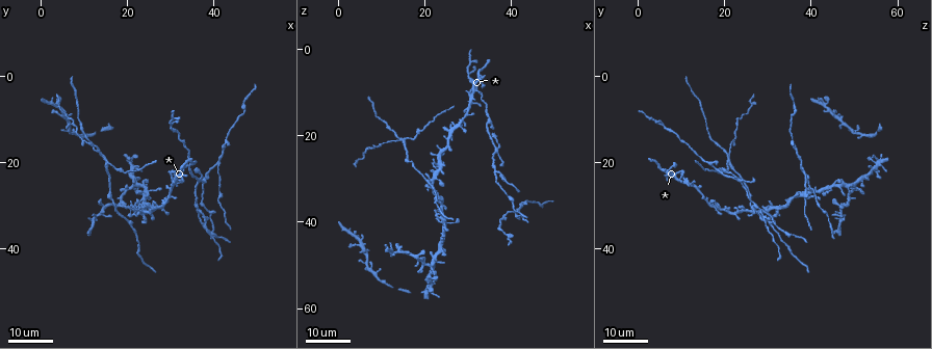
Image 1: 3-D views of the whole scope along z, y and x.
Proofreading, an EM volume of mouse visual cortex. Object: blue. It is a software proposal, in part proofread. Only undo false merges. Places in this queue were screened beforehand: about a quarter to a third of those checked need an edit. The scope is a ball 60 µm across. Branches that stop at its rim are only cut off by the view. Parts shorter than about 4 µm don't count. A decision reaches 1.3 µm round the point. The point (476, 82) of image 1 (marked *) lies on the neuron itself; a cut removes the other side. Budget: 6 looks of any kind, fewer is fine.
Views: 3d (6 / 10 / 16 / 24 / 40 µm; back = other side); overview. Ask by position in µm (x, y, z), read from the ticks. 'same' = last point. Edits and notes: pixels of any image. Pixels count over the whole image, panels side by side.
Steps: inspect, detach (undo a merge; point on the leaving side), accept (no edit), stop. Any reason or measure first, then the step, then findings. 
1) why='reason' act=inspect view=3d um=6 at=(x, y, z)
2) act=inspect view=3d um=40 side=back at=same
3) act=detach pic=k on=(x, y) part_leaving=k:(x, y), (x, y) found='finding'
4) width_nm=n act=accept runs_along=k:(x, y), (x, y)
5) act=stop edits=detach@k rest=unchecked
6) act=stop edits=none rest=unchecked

why='three arms meet' act=inspect view=3d um=24 at=(15.0, 20.0, 20.5)

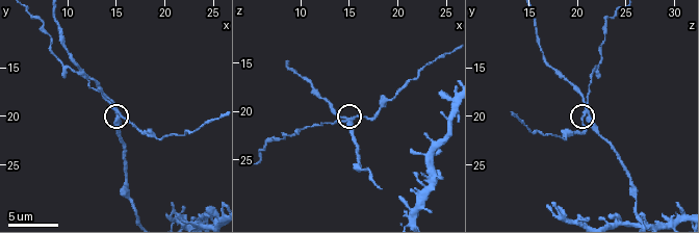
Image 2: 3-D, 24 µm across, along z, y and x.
act=inspect view=3d um=10 at=(15.4, 19.8, 20.6)

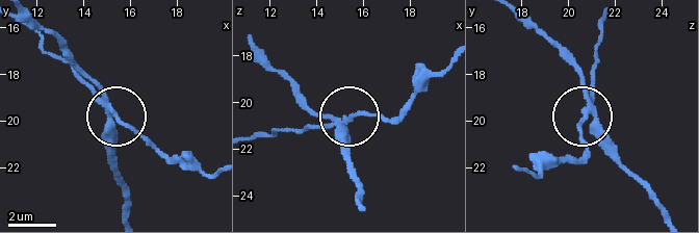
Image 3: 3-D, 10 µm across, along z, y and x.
act=detach pic=3 on=(134, 127) part_leaving=3:(588, 103), (604, 18) found='two neurons meet here'

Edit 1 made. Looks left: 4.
act=inspect view=overview

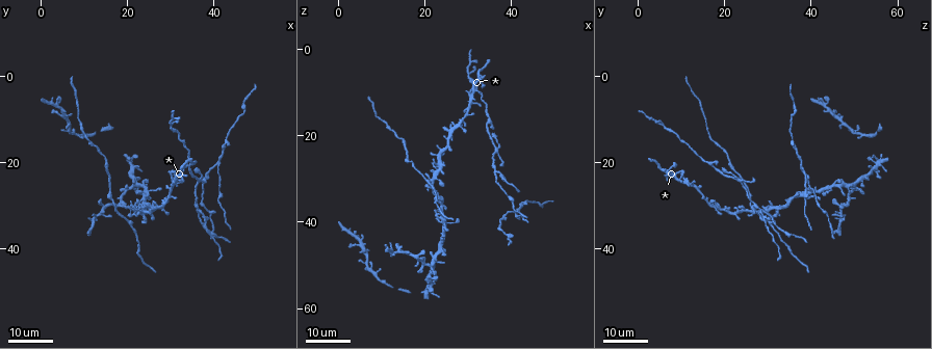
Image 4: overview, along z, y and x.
why='side arm on a straight run' act=inspect view=3d um=16 at=(41.0, 20.5, 38.0)

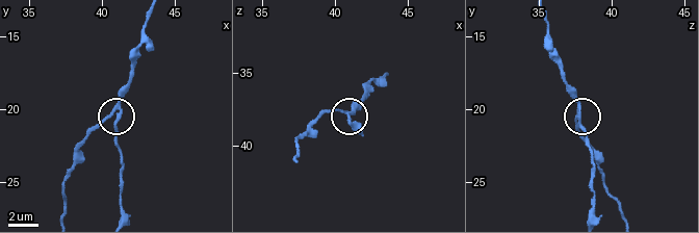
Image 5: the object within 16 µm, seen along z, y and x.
act=inspect view=3d um=6 at=(40.4, 20.6, 37.6)

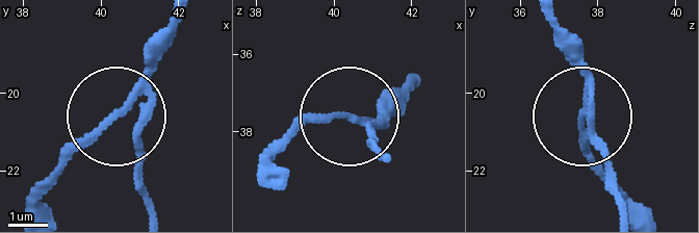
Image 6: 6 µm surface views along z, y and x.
width_nm=160 act=detach pic=6 on=(135, 149) part_leaving=6:(148, 89), (137, 146), (148, 215) found='two neurons meet here'

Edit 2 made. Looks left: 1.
act=stop edits=detach@3,detach@6 rest=unchecked

